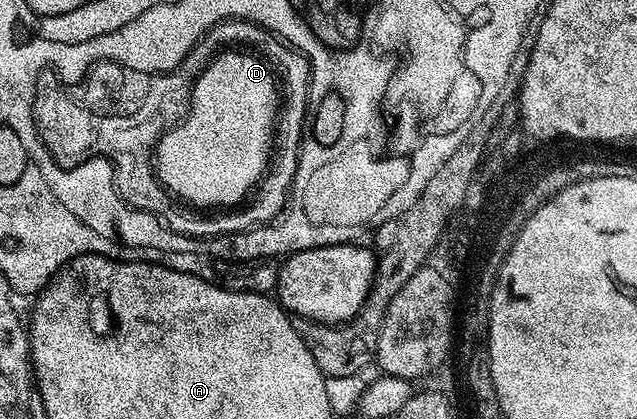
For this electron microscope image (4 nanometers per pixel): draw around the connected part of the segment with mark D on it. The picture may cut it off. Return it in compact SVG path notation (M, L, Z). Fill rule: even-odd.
M239 37L223 41L221 49L215 49L215 53L223 53L223 55L215 55L217 63L204 64L201 69L202 73L194 81L192 78L191 88L185 97L185 109L181 115L175 117L175 121L171 121L171 129L163 125L158 141L143 144L143 155L147 155L149 181L157 189L157 193L153 193L153 206L149 208L149 212L160 217L170 229L177 233L185 233L189 237L218 237L221 234L219 225L223 223L223 219L250 213L255 208L255 201L253 201L255 186L259 183L259 179L273 179L277 159L281 157L281 151L285 147L283 141L289 143L289 139L285 139L285 131L283 131L285 119L287 119L287 107L289 107L289 83L287 83L285 67L279 63L279 57L271 57L271 53L263 45L251 43L251 41L239 39Z

